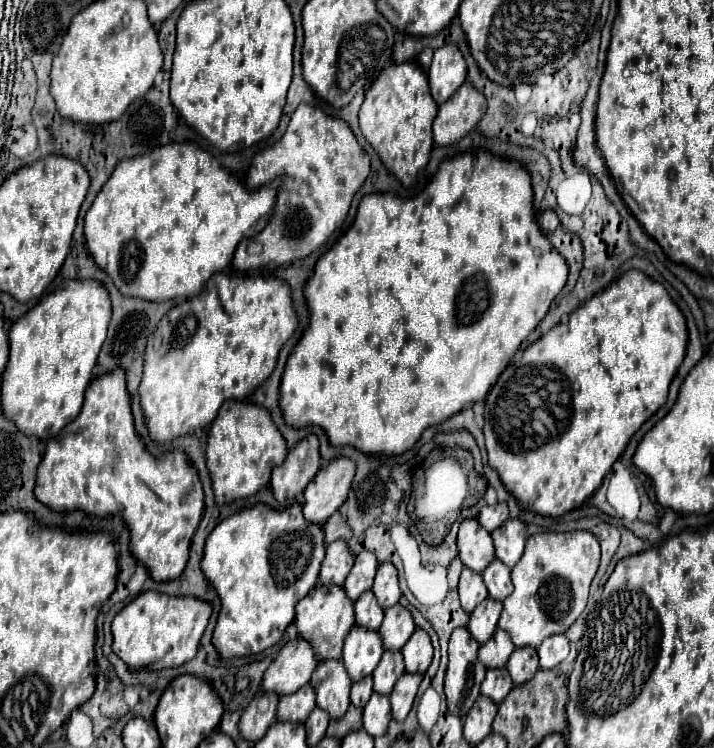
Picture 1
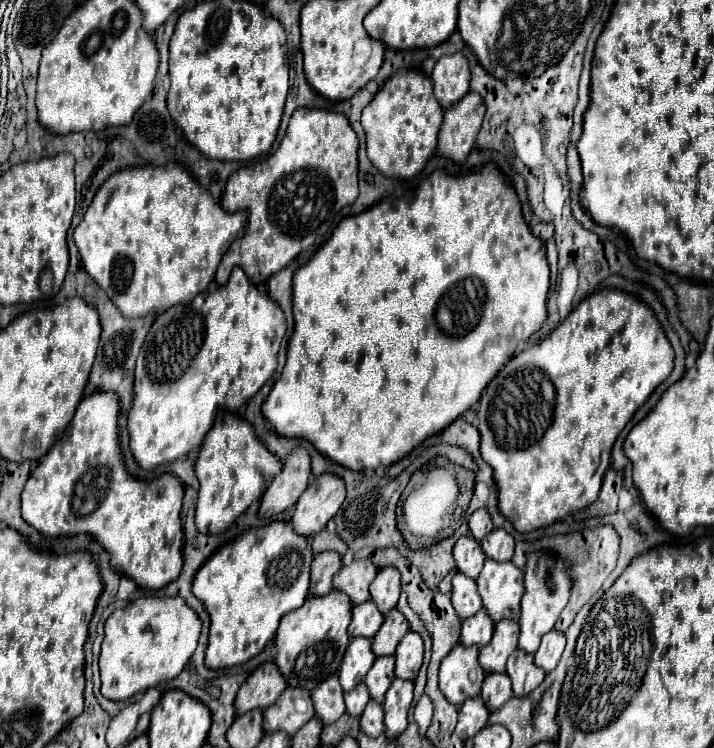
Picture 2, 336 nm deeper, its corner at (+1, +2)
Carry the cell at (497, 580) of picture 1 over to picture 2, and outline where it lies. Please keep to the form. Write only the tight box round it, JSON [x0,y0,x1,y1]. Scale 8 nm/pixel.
[477,560,523,622]

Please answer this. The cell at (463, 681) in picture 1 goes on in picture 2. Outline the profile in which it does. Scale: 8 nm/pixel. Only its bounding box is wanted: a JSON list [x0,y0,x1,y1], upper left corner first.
[439,644,485,706]

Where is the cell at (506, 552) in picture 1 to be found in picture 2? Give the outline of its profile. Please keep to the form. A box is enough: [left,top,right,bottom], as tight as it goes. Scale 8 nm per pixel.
[483,528,515,562]

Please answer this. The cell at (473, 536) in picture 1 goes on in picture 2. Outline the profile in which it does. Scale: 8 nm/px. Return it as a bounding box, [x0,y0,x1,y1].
[453,534,485,578]

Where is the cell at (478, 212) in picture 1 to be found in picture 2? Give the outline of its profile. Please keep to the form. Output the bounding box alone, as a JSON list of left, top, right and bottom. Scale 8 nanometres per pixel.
[263,164,549,470]

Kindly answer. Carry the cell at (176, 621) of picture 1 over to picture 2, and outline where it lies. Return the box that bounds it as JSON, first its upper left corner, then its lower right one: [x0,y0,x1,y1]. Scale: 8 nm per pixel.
[101,598,201,700]

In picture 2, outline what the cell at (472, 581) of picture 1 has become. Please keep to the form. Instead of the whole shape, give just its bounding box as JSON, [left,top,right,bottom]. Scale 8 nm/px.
[451,572,481,620]

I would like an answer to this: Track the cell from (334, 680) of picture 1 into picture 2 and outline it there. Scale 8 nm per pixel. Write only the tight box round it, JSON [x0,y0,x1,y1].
[311,674,345,724]

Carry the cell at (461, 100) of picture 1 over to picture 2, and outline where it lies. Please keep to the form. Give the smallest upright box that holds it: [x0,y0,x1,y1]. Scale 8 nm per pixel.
[439,92,485,162]

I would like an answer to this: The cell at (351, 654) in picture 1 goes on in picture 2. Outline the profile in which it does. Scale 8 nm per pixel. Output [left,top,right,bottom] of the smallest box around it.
[339,638,375,690]

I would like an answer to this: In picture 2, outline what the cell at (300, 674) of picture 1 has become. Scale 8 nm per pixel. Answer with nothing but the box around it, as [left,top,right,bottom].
[235,662,287,714]

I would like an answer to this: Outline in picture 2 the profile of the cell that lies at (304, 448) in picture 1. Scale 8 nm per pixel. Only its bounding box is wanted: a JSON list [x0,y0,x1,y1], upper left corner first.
[259,448,311,518]

